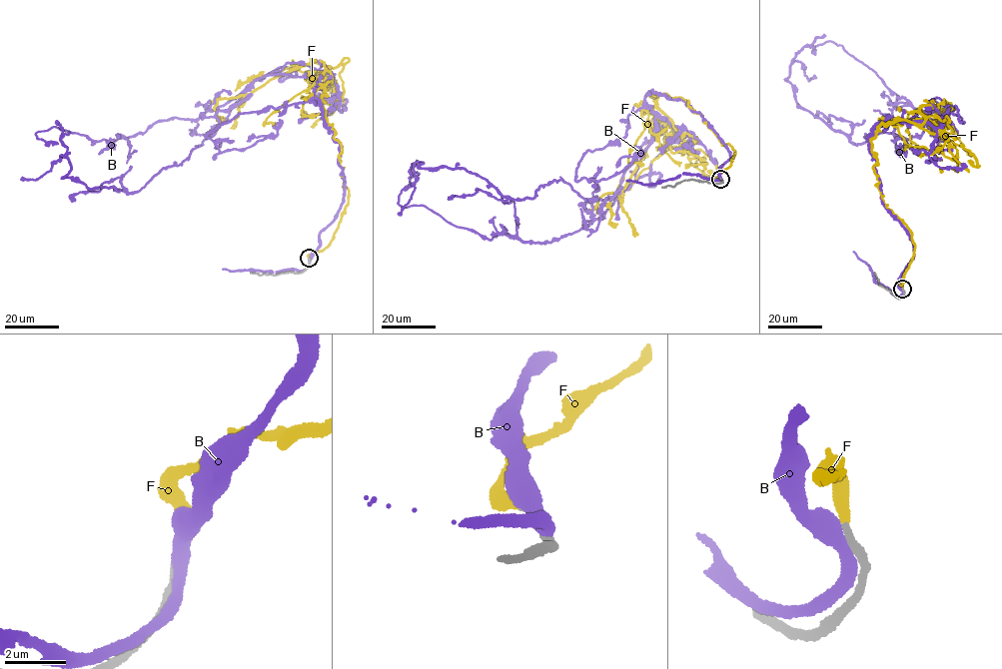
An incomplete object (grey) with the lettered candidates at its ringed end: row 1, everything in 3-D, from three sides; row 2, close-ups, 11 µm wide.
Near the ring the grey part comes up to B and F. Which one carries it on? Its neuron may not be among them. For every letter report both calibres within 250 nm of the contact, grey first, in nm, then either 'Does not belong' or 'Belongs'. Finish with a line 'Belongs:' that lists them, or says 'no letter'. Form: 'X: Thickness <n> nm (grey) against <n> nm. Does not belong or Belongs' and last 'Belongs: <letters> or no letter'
B: Thickness 380 nm (grey) against 480 nm. Does not belong
F: Thickness 300 nm (grey) against 400 nm. Belongs
Belongs: F

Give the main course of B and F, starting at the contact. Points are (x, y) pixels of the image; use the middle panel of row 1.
B: (721, 180), (718, 134), (651, 90), (658, 137), (618, 197), (561, 180), (512, 200), (420, 161), (398, 214)
F: (720, 179), (733, 150), (688, 102), (651, 94), (672, 122), (659, 123), (621, 192), (597, 204), (617, 224)

